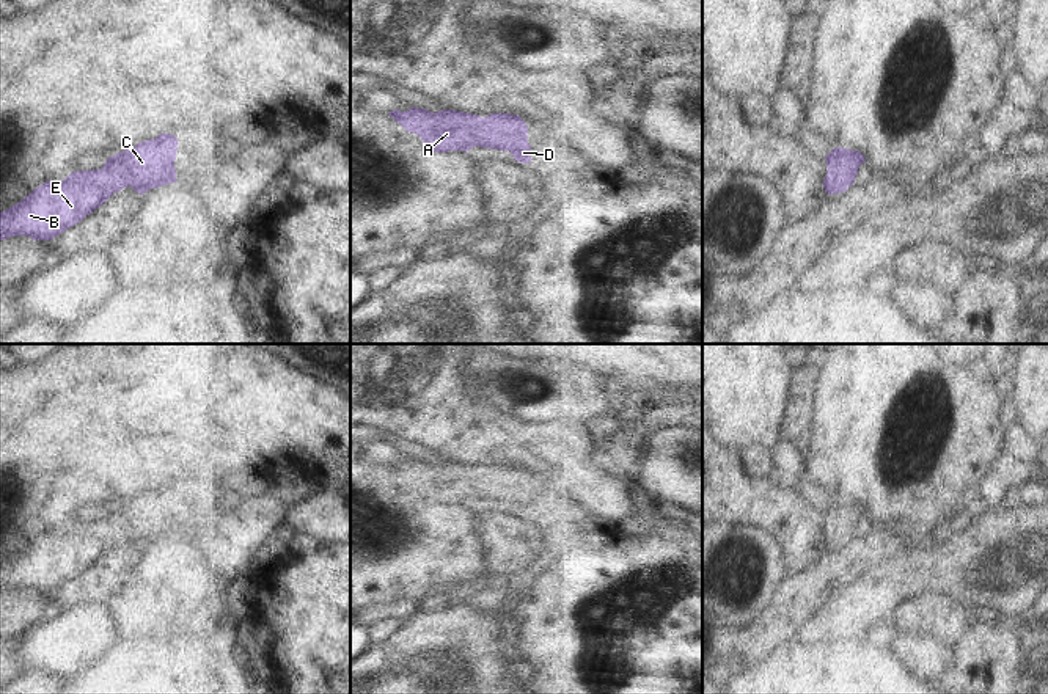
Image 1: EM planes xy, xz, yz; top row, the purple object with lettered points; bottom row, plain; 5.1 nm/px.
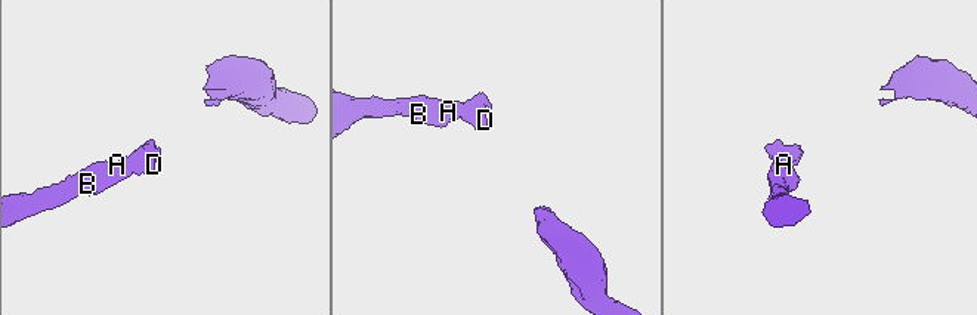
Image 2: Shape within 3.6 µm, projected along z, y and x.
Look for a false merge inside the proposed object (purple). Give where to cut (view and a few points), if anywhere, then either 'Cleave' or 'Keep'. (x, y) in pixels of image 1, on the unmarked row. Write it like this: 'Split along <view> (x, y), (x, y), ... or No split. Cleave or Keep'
No split. Keep

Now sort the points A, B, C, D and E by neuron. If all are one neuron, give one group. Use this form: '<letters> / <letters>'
A B C D E

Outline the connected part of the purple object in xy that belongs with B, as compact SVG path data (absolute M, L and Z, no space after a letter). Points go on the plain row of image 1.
M160 485L108 509L101 521L46 532L20 554L0 564L0 592L14 587L52 592L127 537L143 546L176 534L176 502L178 490Z

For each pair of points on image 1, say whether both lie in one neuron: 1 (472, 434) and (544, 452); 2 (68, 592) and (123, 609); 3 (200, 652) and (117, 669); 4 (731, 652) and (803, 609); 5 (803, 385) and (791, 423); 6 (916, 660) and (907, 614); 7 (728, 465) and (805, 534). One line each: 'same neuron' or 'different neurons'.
1: same neuron
2: different neurons
3: same neuron
4: same neuron
5: same neuron
6: different neurons
7: same neuron

